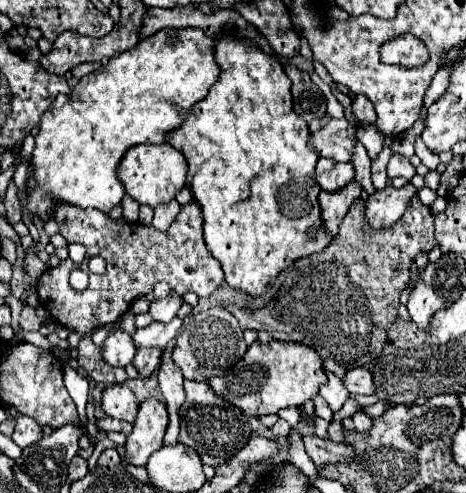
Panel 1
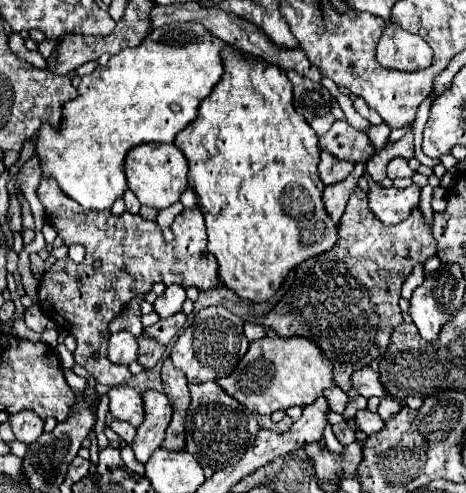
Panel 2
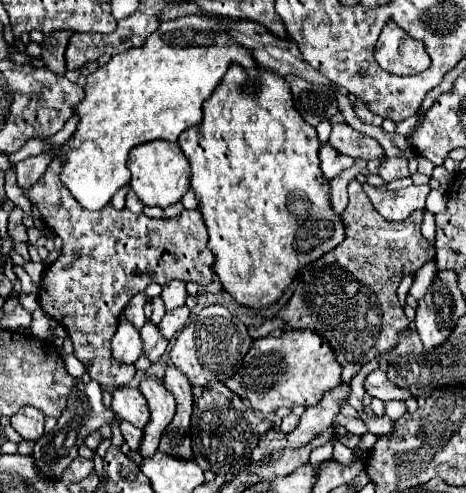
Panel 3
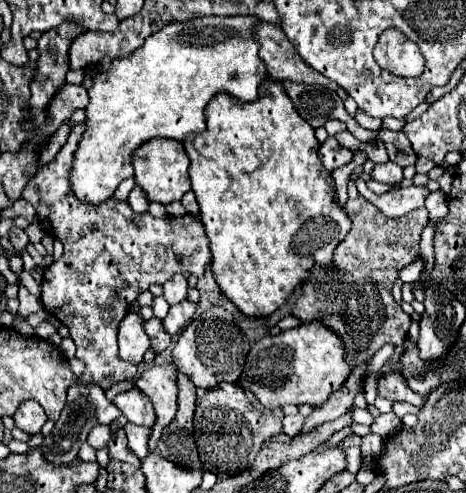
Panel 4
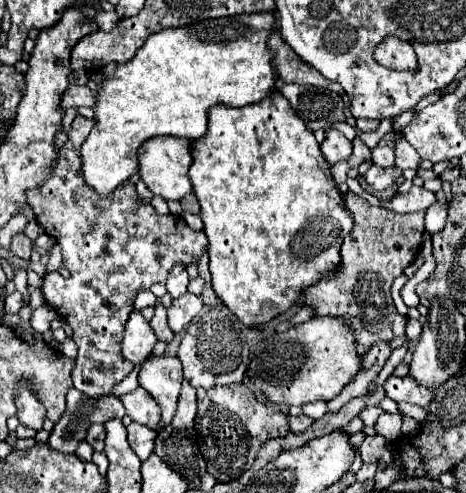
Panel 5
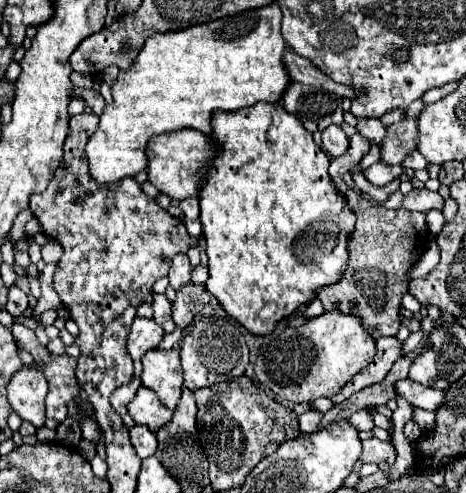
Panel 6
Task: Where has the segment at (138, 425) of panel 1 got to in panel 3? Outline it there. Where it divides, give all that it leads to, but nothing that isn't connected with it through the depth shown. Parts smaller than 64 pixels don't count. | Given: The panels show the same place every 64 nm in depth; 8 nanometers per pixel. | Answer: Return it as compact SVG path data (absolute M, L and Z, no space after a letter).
M144 380L140 384L140 392L144 394L144 398L148 402L150 420L142 428L144 436L142 436L138 454L142 458L148 458L158 450L158 442L162 438L162 432L172 422L172 416L176 412L176 402L174 402L174 396L162 384L162 380Z

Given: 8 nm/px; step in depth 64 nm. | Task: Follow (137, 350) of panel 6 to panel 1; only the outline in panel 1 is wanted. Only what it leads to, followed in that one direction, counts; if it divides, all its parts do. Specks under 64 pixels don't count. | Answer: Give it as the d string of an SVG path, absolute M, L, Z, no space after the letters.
M114 326L114 330L102 342L102 360L110 366L128 366L134 358L134 352L136 350L132 344L132 336L120 326Z

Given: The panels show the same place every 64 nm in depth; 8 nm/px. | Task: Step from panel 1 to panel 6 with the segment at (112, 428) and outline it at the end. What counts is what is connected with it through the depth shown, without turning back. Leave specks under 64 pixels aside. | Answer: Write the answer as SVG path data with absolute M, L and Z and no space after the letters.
M134 424L130 428L130 442L132 442L132 446L140 458L152 456L156 452L156 446L158 446L156 432L152 432L150 428L140 426L140 424Z

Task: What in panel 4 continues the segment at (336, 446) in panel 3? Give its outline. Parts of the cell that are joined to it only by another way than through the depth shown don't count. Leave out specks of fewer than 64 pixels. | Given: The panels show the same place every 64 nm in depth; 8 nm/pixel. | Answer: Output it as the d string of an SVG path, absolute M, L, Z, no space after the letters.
M359 446L344 448L346 454L347 467L346 469L353 474L356 474L362 466L361 450Z

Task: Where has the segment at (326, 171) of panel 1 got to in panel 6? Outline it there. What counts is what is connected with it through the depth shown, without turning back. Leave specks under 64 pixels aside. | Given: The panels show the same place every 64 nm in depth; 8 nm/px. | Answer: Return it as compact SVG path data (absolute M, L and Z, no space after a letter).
M330 126L322 132L322 144L324 144L324 150L332 156L332 158L338 158L342 156L348 146L350 146L350 140L348 136L342 132L340 126Z

